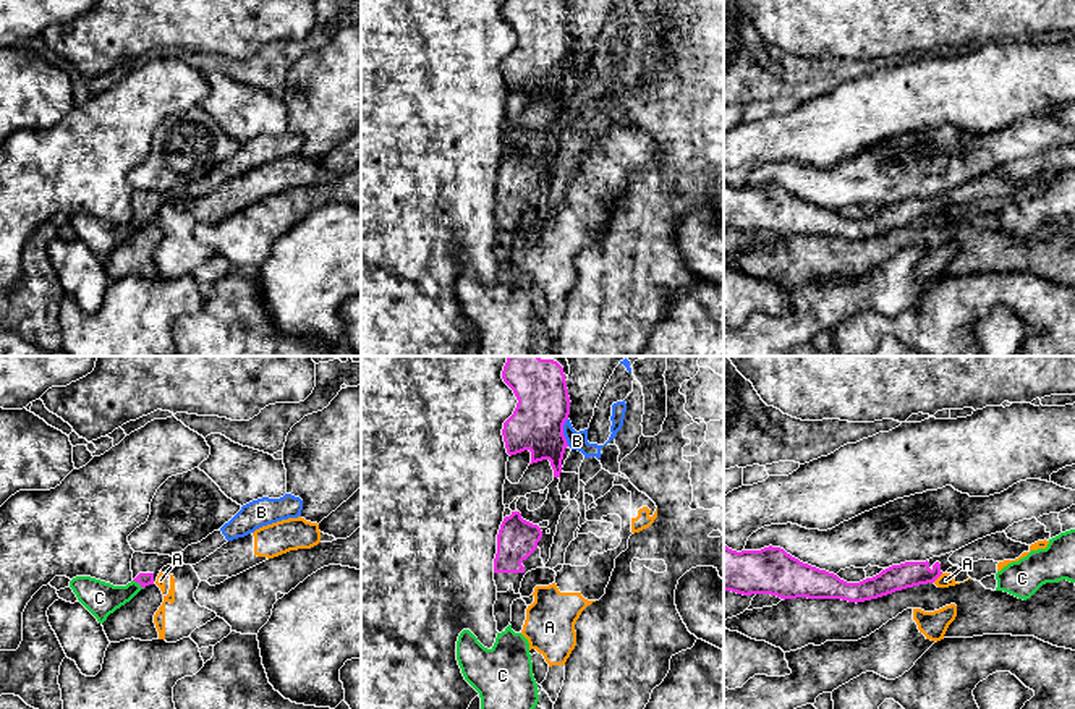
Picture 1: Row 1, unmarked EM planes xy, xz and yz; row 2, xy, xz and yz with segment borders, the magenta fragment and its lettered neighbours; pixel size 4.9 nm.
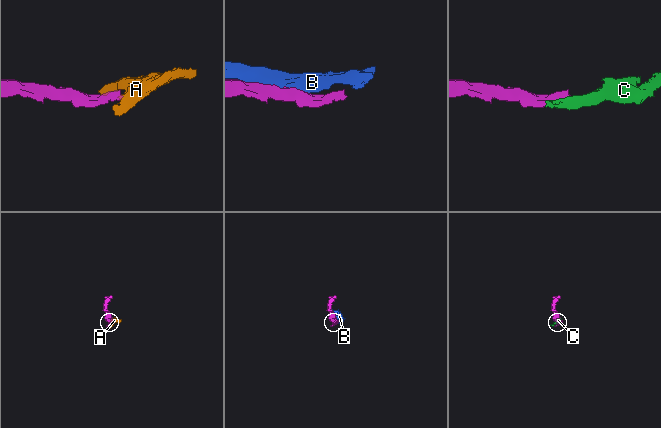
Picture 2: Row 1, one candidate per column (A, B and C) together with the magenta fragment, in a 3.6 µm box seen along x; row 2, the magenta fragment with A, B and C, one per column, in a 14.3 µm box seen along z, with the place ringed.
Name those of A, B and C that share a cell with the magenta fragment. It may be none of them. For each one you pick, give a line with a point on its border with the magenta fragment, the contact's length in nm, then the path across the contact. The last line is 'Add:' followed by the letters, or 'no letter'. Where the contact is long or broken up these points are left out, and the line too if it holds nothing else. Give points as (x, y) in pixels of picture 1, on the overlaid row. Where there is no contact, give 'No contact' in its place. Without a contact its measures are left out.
C: Touches magenta at xy (138, 581). Shared border 70 nm. Path across: xy (144, 580), (138, 581), (123, 594), (99, 598)
Add: C

